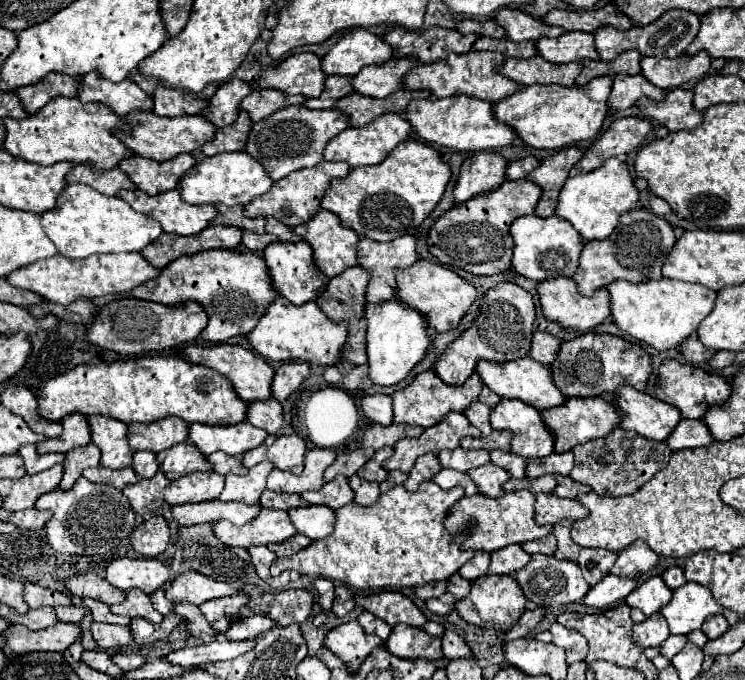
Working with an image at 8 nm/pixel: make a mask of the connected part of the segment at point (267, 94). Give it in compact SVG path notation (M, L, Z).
M253 90L243 102L241 108L249 114L253 122L259 122L261 118L273 114L275 110L281 110L289 104L287 96L279 90Z

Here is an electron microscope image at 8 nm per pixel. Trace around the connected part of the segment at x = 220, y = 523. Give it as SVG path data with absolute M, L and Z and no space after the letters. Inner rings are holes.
M261 508L257 518L253 518L249 524L243 526L235 526L227 520L217 520L213 524L213 534L225 546L249 548L271 542L283 542L295 534L295 528L283 510Z

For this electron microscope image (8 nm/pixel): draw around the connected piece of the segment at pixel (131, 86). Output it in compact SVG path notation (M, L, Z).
M95 72L89 76L77 78L79 92L77 98L81 102L101 102L109 106L117 116L125 116L131 110L153 110L153 100L147 96L133 80L125 78L123 82L115 84L111 80L101 80Z

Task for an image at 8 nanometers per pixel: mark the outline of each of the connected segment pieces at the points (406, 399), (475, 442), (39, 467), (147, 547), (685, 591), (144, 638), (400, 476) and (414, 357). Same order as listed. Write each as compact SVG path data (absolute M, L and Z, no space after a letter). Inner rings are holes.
M433 370L421 372L413 378L413 382L403 388L403 390L395 390L391 394L393 398L393 422L395 424L413 424L413 426L421 426L421 428L429 428L437 422L443 420L443 416L447 412L463 412L471 402L477 400L479 392L481 392L483 382L479 380L477 374L469 376L469 380L465 380L465 384L461 386L451 386L445 384L439 376L435 376Z
M493 430L489 436L479 436L479 438L463 438L461 448L485 448L485 450L509 450L513 434L509 430Z
M25 444L25 446L21 446L17 454L23 458L27 474L43 472L43 470L51 468L53 464L63 464L63 460L65 460L63 454L43 454L43 456L39 456L37 450L35 450L35 444Z
M153 514L149 520L145 520L141 526L137 526L129 538L131 538L131 546L137 554L153 558L153 556L165 552L165 548L169 544L167 520L159 514Z
M687 582L685 586L673 590L673 598L659 614L667 620L671 634L689 634L699 630L707 616L719 614L723 608L715 604L711 592L695 582Z
M169 612L167 616L163 616L163 622L159 626L151 624L145 618L131 618L129 630L137 644L153 644L157 640L165 640L169 636L169 632L181 622L183 622L181 616L177 616L175 612Z
M393 470L393 472L389 472L389 474L387 474L387 478L379 484L379 490L381 490L381 492L387 492L387 490L391 490L393 486L403 484L403 482L405 482L405 478L407 478L407 474Z
M389 300L383 304L365 304L365 320L367 320L367 362L369 362L369 378L379 386L395 386L401 382L411 368L425 358L431 338L427 336L427 320L421 312L409 308L401 300Z

